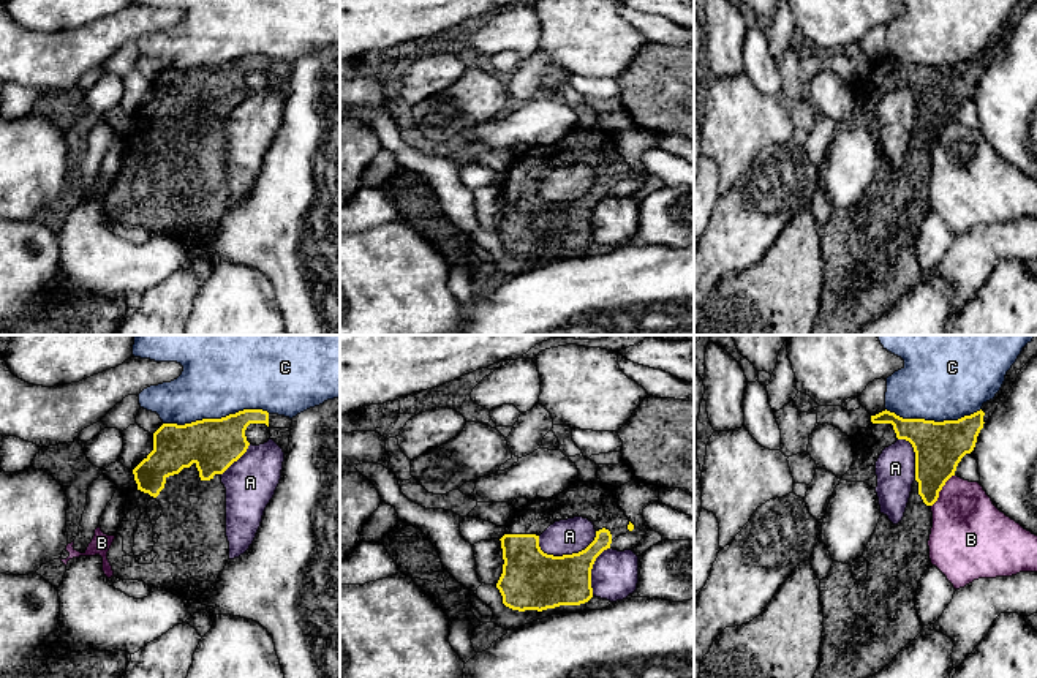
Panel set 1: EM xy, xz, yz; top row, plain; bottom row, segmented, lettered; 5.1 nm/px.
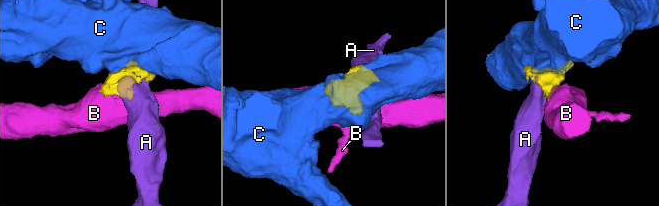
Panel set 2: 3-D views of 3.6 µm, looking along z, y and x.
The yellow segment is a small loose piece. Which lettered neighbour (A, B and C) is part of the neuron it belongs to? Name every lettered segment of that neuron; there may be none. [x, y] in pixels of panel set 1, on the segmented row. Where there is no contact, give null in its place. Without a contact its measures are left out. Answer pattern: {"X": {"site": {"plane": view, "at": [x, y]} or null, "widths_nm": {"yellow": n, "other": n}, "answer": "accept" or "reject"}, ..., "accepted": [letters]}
{"A": {"site": {"plane": "xz", "at": [569, 555]}, "widths_nm": {"yellow": 300, "other": 180}, "answer": "reject"}, "B": {"site": {"plane": "yz", "at": [941, 489]}, "widths_nm": {"yellow": 260, "other": 360}, "answer": "reject"}, "C": {"site": {"plane": "xy", "at": [215, 419]}, "widths_nm": {"yellow": 280, "other": 420}, "answer": "reject"}, "accepted": []}

